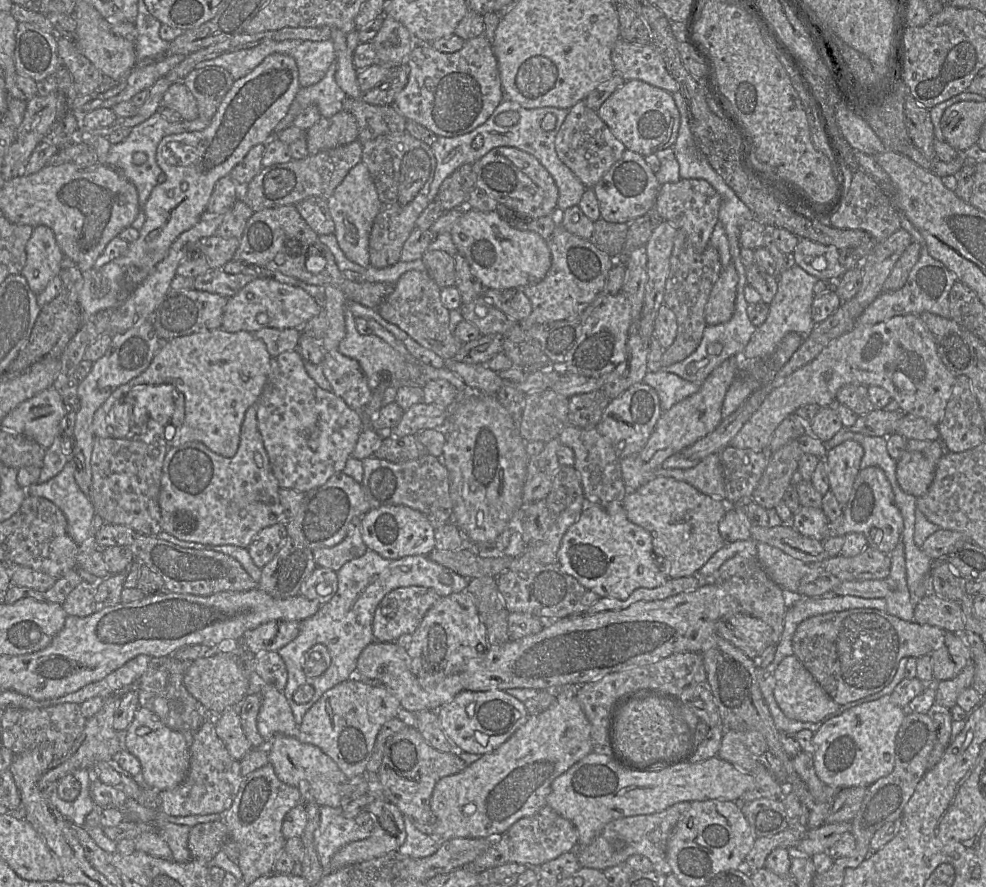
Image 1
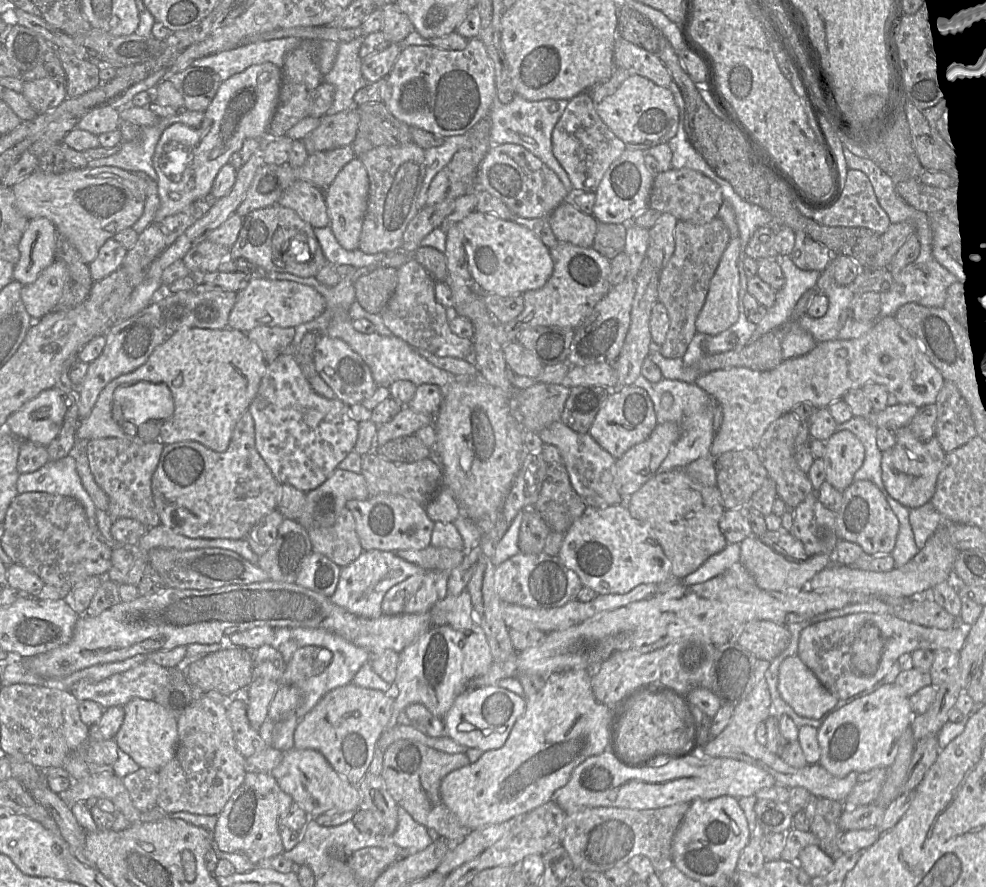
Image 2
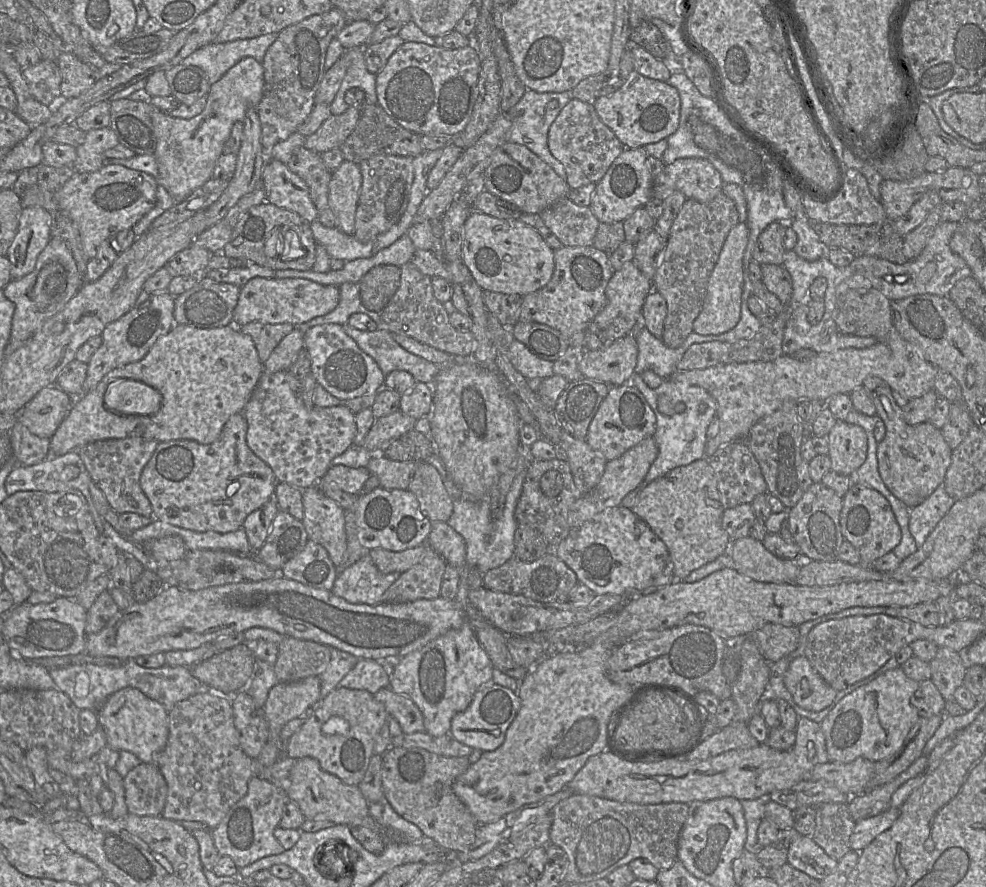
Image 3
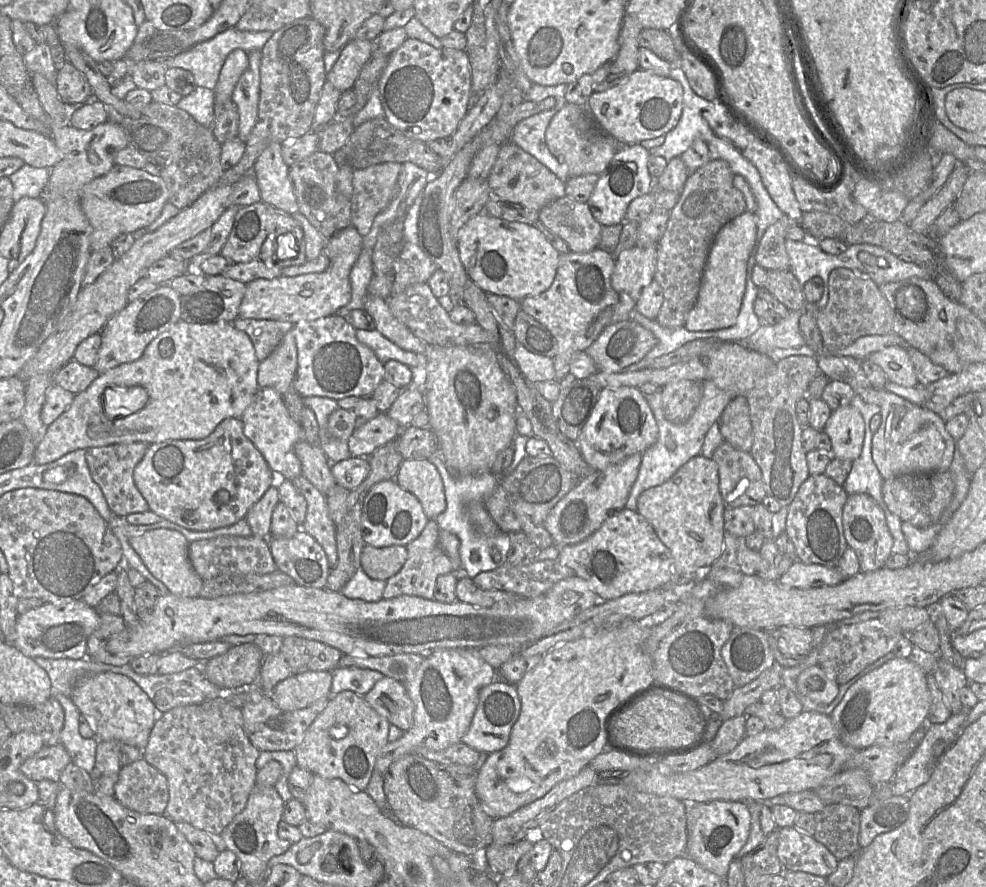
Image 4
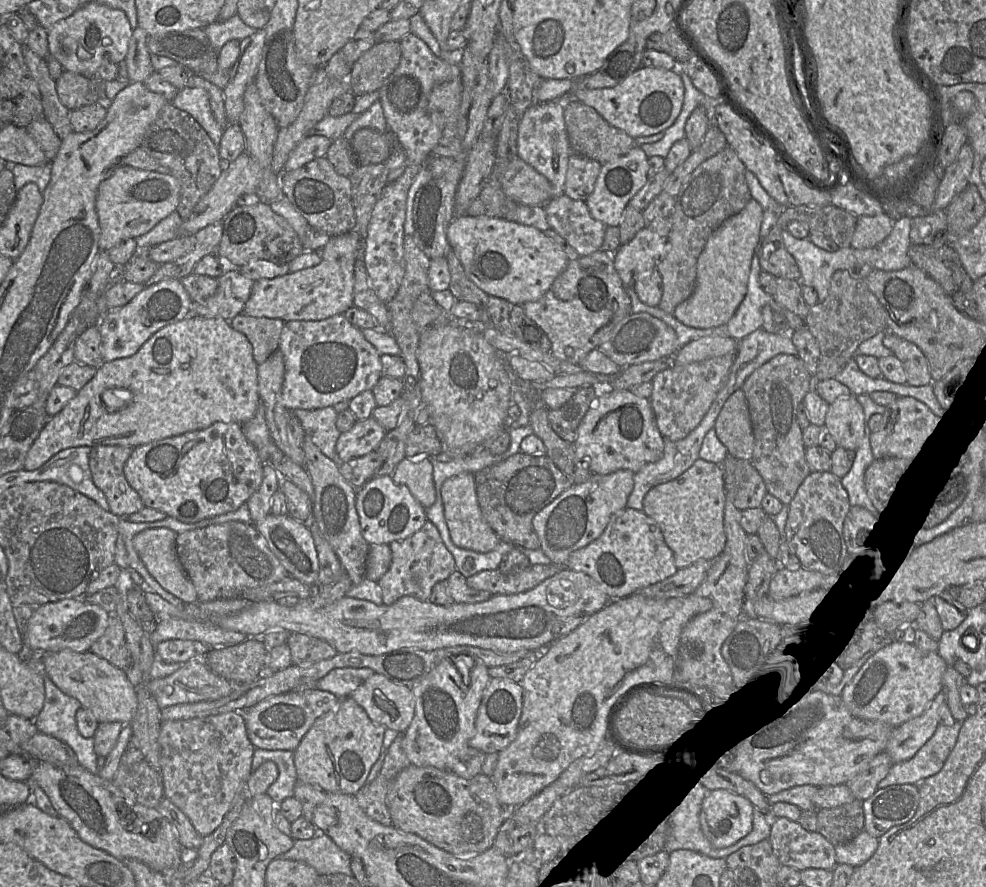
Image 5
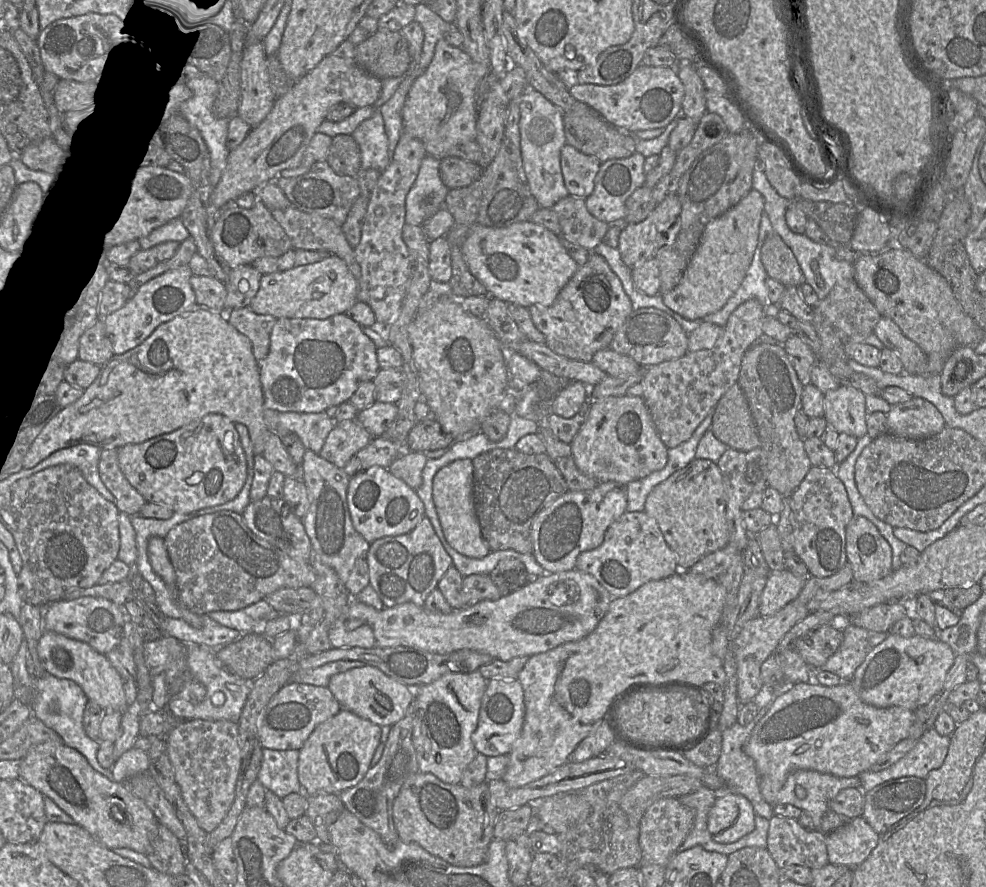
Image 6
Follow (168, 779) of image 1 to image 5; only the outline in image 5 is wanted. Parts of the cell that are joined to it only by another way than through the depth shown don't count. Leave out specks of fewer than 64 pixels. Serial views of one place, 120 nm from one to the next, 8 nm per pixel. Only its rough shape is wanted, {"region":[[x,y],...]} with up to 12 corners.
{"region":[[88,651],[47,652],[43,673],[99,723],[131,723],[136,687]]}

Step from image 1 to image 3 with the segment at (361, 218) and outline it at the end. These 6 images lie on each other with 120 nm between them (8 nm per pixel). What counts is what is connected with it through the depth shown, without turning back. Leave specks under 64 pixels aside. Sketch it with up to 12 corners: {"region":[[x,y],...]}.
{"region":[[346,160],[332,173],[329,205],[338,228],[355,233],[359,165]]}

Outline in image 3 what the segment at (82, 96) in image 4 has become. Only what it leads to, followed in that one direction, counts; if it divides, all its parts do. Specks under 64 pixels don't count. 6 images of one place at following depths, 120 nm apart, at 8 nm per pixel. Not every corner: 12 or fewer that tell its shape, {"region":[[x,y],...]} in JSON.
{"region":[[70,51],[57,57],[61,100],[78,97],[97,81],[97,71]]}

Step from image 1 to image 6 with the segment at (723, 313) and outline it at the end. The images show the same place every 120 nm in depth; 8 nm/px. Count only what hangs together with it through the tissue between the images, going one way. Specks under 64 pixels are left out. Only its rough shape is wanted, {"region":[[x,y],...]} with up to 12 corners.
{"region":[[752,189],[710,221],[663,303],[687,320],[722,309],[758,244]]}

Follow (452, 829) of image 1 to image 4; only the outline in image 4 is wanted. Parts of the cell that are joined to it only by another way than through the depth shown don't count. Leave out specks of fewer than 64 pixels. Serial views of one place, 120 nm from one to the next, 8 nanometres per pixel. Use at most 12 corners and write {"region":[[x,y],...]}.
{"region":[[646,620],[546,652],[478,770],[493,819],[576,776],[653,678]]}

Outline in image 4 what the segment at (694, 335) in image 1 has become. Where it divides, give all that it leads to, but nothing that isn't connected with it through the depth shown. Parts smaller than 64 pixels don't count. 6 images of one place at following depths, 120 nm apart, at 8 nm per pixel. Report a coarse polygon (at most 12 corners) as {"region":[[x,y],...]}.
{"region":[[722,159],[690,173],[657,245],[658,323],[682,327],[720,229],[746,211]]}

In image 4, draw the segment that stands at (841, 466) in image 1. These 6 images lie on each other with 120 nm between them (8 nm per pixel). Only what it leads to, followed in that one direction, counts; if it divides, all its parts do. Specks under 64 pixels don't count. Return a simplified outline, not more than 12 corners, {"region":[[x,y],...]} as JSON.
{"region":[[853,406],[832,411],[824,432],[834,457],[854,461],[865,422]]}

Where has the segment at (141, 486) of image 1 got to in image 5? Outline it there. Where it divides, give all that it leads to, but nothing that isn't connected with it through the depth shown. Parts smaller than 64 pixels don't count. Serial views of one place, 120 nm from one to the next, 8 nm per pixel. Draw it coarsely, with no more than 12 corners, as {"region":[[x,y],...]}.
{"region":[[98,445],[89,466],[110,512],[127,518],[143,507],[124,465],[134,447]]}

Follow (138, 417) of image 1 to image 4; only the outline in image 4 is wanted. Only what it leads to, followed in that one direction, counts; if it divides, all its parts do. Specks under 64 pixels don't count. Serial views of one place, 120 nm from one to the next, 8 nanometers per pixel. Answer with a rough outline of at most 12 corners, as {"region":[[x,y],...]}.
{"region":[[111,386],[103,394],[110,418],[141,410],[148,393],[141,386]]}

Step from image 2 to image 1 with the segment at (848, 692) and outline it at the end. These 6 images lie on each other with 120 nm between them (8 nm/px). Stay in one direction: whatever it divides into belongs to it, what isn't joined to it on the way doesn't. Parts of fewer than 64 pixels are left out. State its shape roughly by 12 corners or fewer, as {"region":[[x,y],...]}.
{"region":[[872,608],[812,616],[794,655],[840,706],[946,631]]}

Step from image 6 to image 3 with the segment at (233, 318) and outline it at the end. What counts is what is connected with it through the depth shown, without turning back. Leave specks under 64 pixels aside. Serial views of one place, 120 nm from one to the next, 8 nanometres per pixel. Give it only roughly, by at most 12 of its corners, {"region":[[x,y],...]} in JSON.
{"region":[[250,322],[237,328],[252,338],[264,364],[294,327]]}

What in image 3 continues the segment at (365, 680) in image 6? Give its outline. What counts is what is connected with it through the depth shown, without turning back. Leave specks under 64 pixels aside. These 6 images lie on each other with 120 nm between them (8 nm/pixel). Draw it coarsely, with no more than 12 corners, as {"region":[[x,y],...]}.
{"region":[[390,687],[374,697],[403,733],[425,732],[423,714],[411,698]]}

